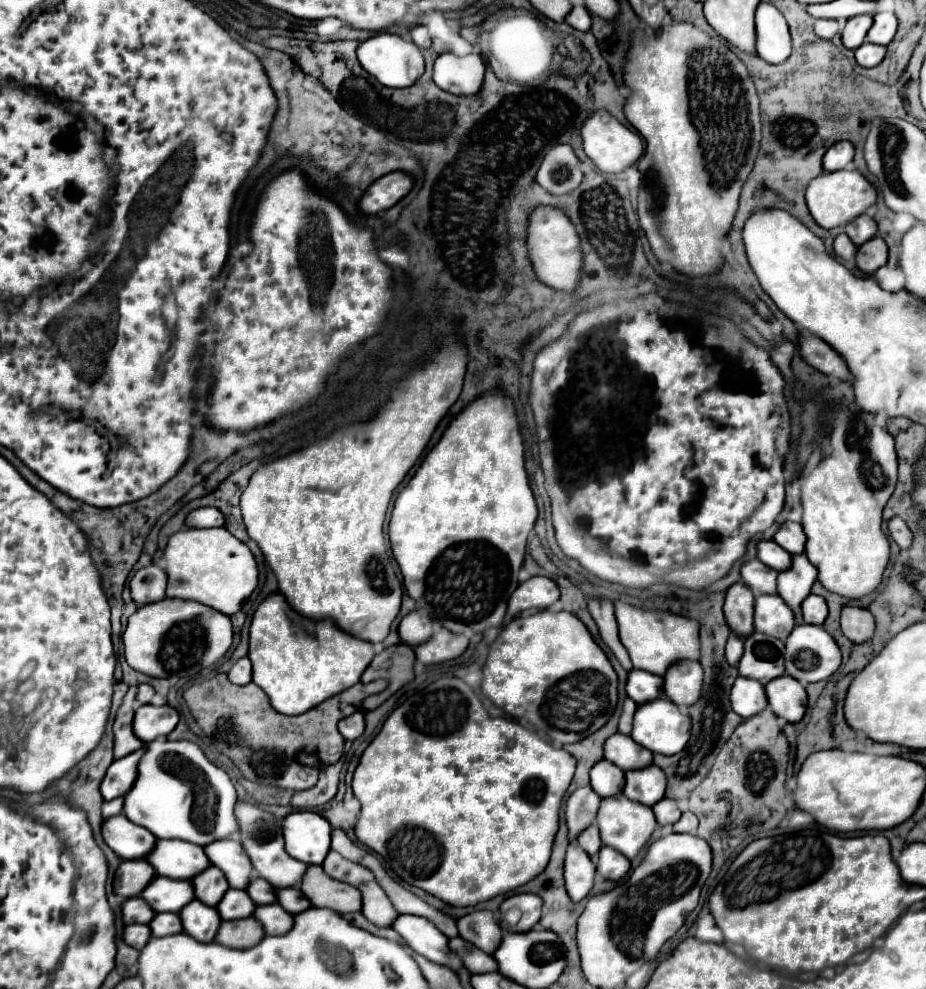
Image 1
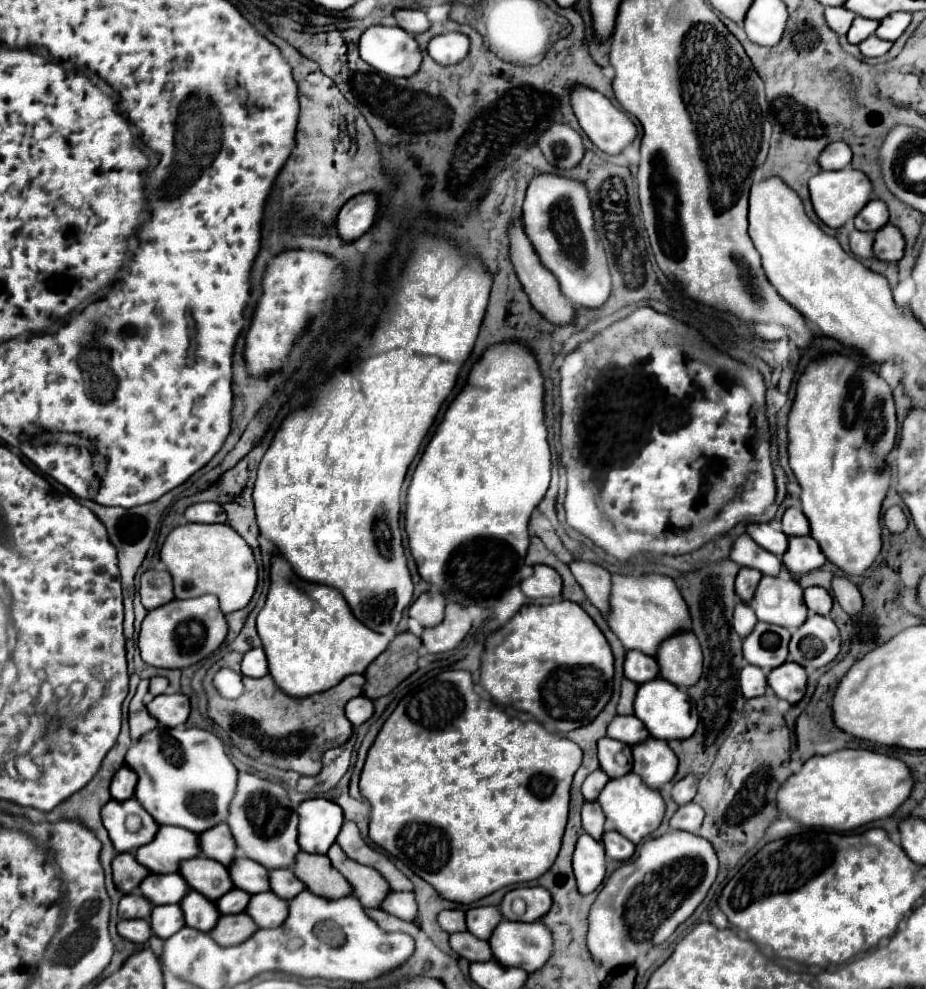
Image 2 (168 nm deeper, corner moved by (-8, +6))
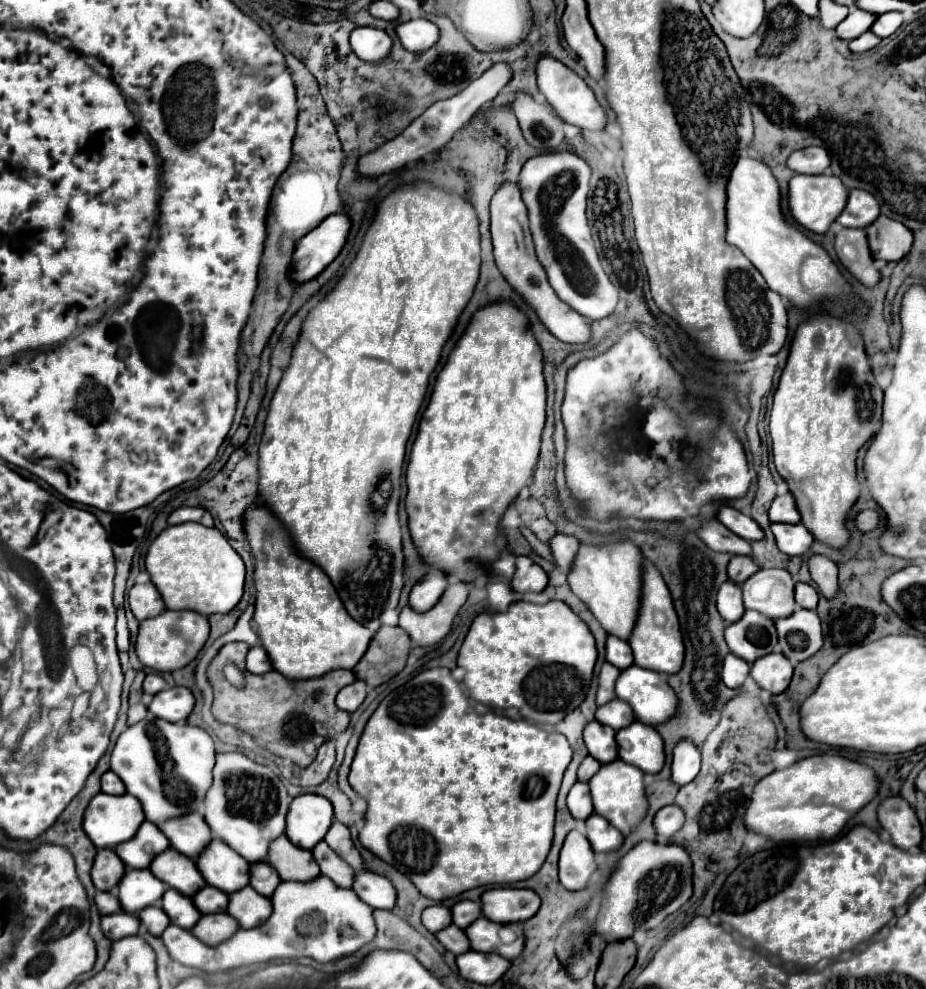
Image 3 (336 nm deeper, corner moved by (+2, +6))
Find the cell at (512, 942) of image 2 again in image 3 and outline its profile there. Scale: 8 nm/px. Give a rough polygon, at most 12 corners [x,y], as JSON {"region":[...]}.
{"region":[[481,917],[465,933],[473,951],[515,959],[523,951],[523,935],[501,943],[495,921]]}

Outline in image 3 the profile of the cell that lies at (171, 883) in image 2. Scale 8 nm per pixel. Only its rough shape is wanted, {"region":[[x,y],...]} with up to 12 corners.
{"region":[[149,869],[125,871],[117,883],[121,909],[139,913],[165,885]]}

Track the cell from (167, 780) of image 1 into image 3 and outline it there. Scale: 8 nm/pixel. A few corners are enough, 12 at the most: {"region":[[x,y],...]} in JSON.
{"region":[[163,719],[127,727],[111,769],[155,825],[201,809],[215,747]]}

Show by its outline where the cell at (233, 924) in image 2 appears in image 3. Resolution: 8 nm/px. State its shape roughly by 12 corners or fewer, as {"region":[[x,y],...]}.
{"region":[[201,915],[191,933],[213,947],[239,929],[231,915]]}

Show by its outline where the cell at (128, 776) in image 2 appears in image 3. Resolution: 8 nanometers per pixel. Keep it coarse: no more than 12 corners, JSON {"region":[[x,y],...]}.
{"region":[[113,771],[101,779],[101,791],[123,795],[125,785]]}

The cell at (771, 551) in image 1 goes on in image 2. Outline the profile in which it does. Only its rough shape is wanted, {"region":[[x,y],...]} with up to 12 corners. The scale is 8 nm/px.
{"region":[[765,523],[747,525],[747,533],[763,549],[781,557],[787,535]]}

